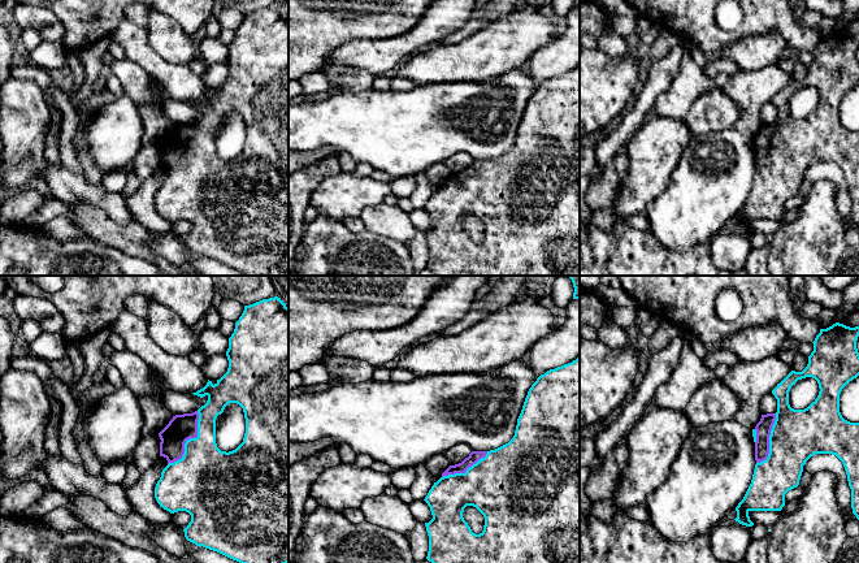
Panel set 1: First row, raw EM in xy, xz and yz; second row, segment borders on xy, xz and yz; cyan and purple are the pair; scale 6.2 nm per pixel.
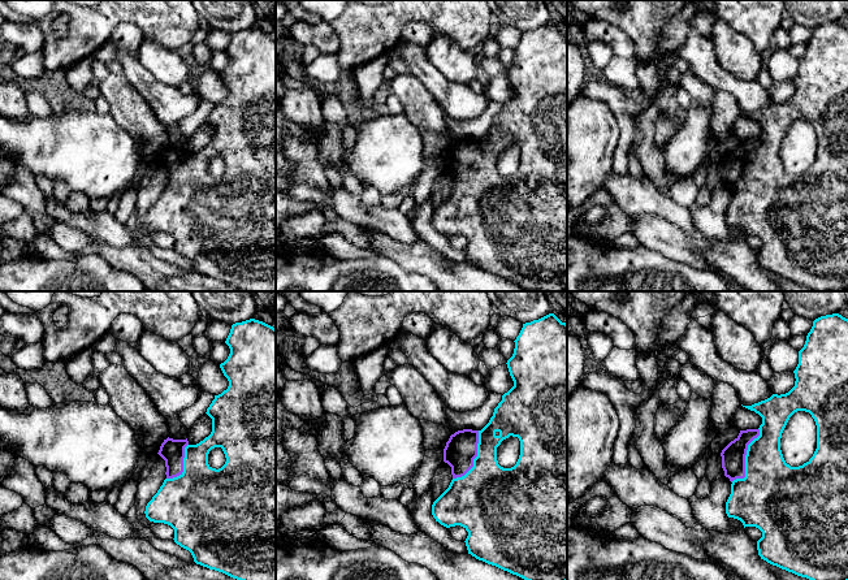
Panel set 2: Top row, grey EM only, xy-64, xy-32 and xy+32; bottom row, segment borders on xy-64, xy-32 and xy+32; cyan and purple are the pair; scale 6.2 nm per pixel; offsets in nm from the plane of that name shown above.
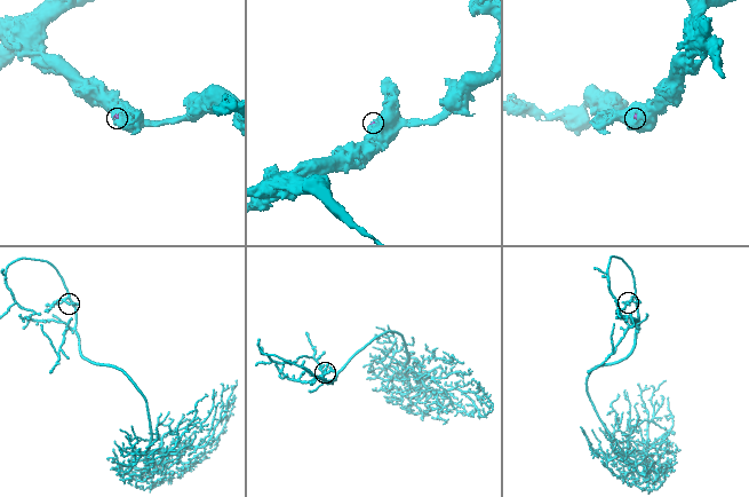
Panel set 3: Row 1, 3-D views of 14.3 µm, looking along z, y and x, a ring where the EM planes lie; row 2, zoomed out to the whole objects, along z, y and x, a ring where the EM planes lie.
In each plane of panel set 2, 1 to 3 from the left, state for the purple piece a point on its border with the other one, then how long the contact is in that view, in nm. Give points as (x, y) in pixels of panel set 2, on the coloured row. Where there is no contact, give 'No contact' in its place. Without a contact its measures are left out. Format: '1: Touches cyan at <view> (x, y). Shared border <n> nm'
1: Touches cyan at xy-64 (184, 466). Shared border 260 nm
2: Touches cyan at xy-32 (475, 458). Shared border 340 nm
3: Touches cyan at xy+32 (745, 459). Shared border 380 nm

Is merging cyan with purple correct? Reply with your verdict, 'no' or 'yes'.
yes

